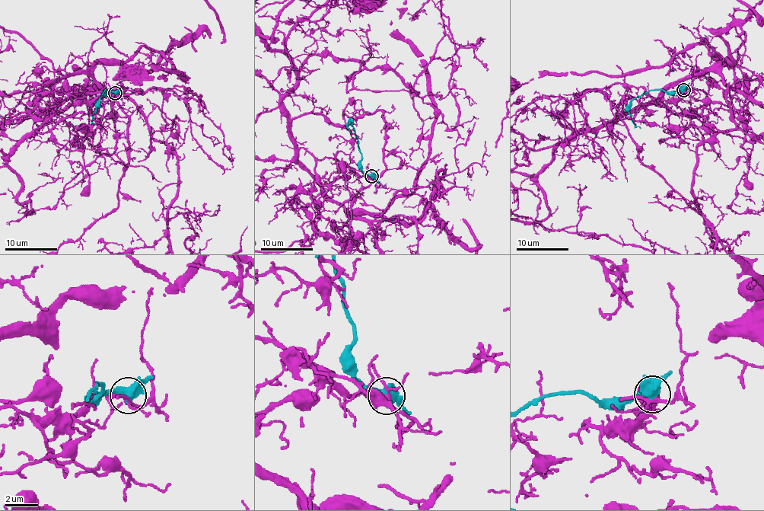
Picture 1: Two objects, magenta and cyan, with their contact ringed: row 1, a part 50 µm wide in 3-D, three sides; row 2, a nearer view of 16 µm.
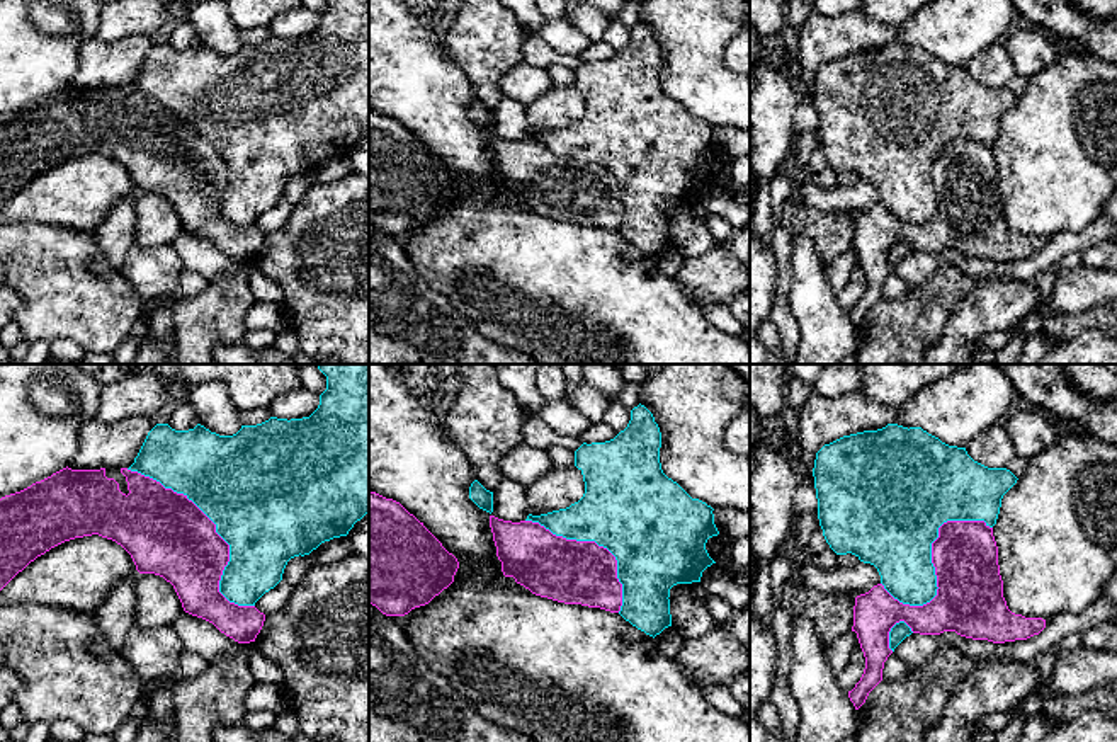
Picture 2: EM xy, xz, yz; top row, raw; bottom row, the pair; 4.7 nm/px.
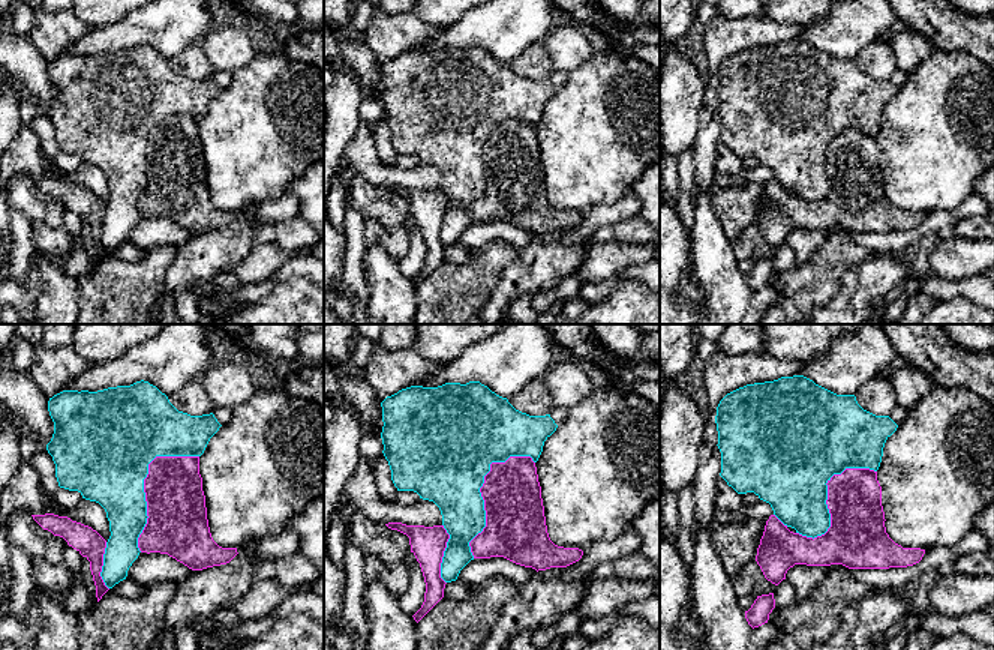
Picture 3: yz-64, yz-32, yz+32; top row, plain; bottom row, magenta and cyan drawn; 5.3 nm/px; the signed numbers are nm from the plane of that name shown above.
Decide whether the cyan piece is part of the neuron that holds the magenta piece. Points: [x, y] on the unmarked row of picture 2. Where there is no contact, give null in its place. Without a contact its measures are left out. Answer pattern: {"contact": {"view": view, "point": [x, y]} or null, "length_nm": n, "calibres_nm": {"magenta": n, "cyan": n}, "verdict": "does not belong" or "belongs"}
{"contact": {"view": "xy", "point": [215, 150]}, "length_nm": 900, "calibres_nm": {"magenta": 400, "cyan": 460}, "verdict": "does not belong"}

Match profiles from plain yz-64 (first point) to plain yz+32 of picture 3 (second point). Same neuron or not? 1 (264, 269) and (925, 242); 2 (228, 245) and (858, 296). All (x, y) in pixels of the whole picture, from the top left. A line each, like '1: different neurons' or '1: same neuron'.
1: different neurons
2: same neuron

